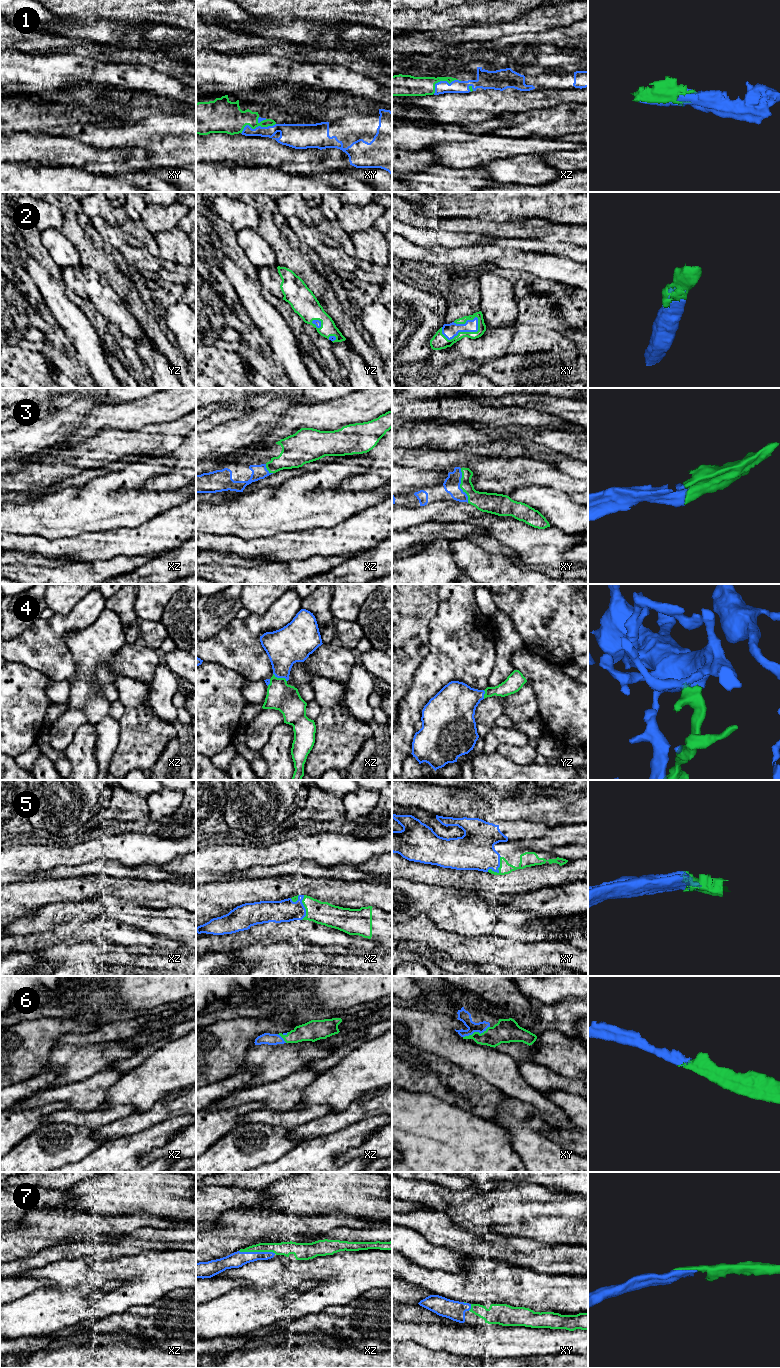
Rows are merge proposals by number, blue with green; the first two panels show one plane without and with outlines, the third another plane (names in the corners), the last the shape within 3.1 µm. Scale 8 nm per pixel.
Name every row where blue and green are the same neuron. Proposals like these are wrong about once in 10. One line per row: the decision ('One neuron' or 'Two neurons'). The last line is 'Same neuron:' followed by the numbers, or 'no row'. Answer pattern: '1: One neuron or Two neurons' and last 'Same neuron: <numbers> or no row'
1: One neuron
2: One neuron
3: One neuron
4: One neuron
5: One neuron
6: One neuron
7: One neuron
Same neuron: 1, 2, 3, 4, 5, 6, 7

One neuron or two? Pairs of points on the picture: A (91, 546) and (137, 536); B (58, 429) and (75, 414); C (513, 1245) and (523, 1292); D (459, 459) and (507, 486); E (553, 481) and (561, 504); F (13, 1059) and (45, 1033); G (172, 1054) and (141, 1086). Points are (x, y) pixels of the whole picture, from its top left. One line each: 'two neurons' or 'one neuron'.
A: one neuron
B: one neuron
C: two neurons
D: one neuron
E: two neurons
F: one neuron
G: one neuron

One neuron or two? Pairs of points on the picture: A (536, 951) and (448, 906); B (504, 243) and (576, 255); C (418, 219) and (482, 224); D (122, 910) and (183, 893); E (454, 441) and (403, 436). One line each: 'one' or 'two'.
A: two
B: one
C: one
D: two
E: one

